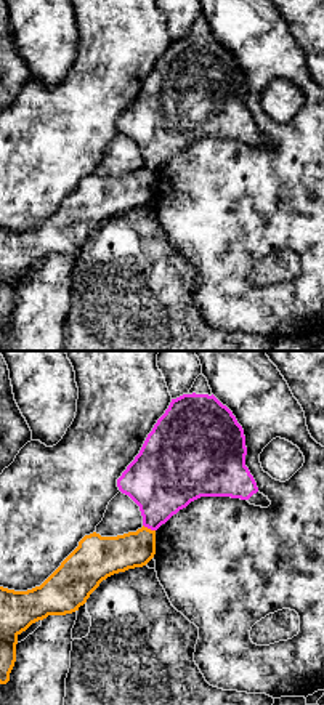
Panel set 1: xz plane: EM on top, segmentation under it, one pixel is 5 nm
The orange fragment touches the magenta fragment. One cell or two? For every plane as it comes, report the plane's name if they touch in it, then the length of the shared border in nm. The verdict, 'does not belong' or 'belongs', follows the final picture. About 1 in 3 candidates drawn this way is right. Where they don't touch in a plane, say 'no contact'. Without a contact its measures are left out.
xz | 70 nm

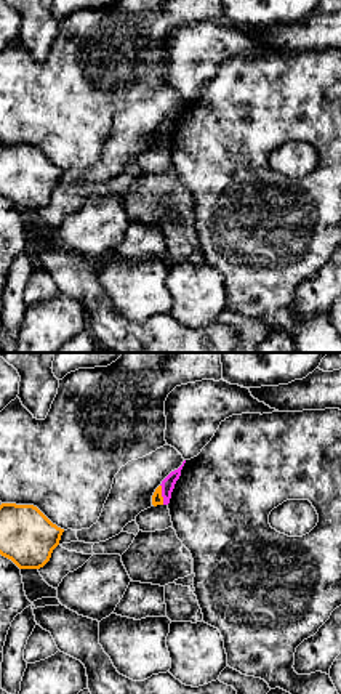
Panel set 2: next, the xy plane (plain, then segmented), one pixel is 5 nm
xy | 110 nm

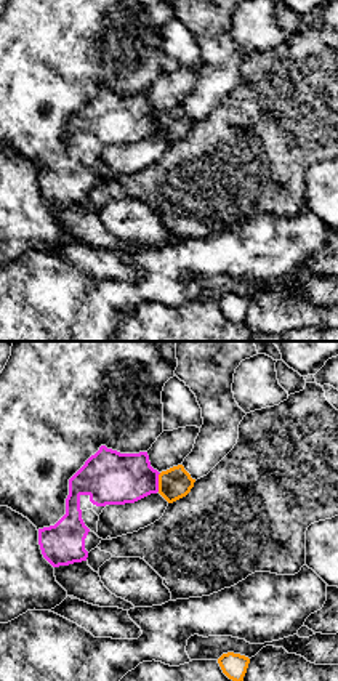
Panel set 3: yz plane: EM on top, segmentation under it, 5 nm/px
yz | 100 nm

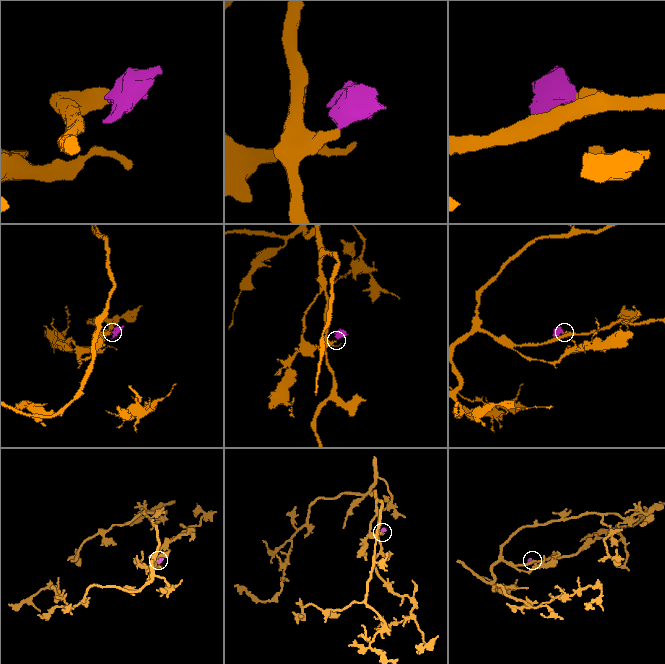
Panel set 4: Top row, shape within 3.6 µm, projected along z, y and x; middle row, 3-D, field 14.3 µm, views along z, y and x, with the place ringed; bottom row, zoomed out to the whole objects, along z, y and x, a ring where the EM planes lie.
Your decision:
does not belong

